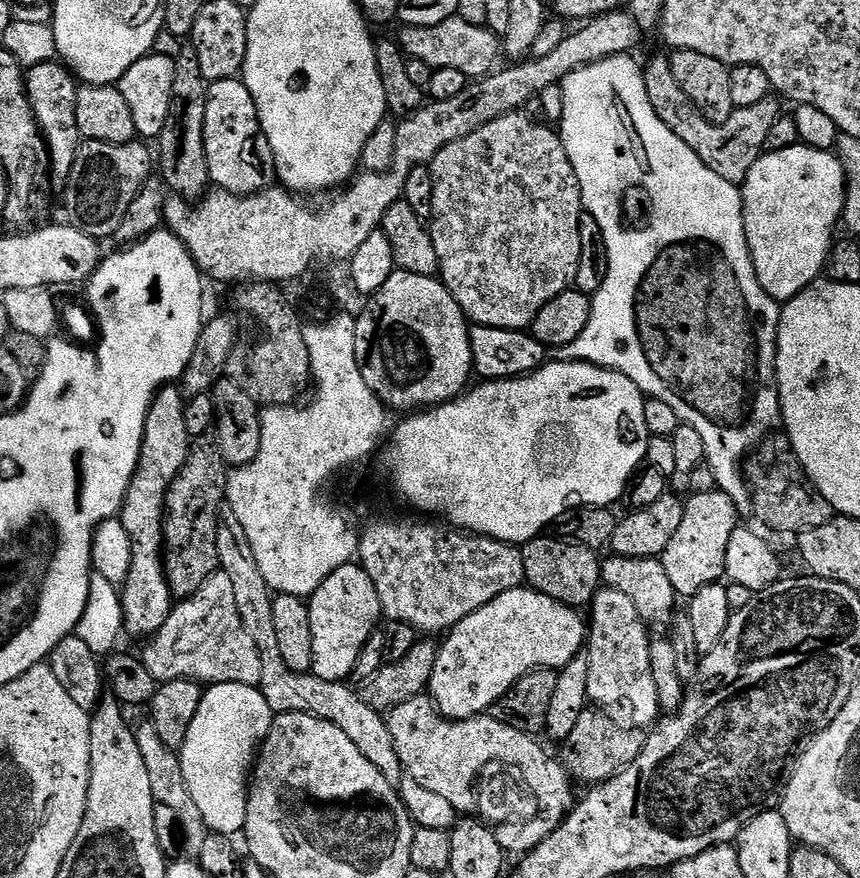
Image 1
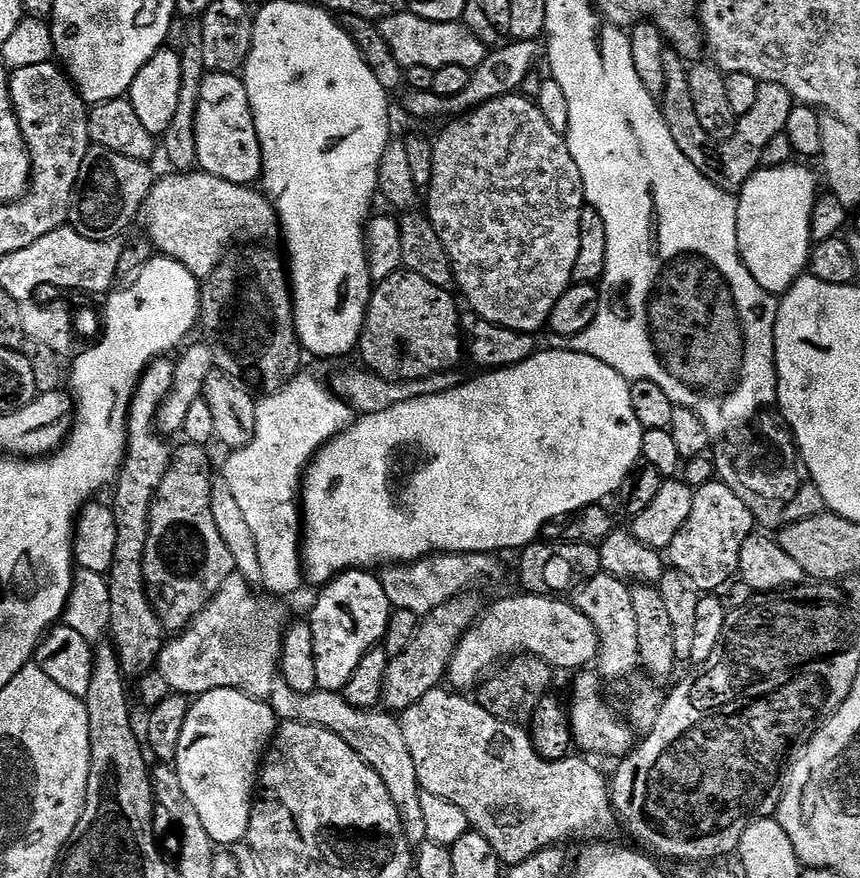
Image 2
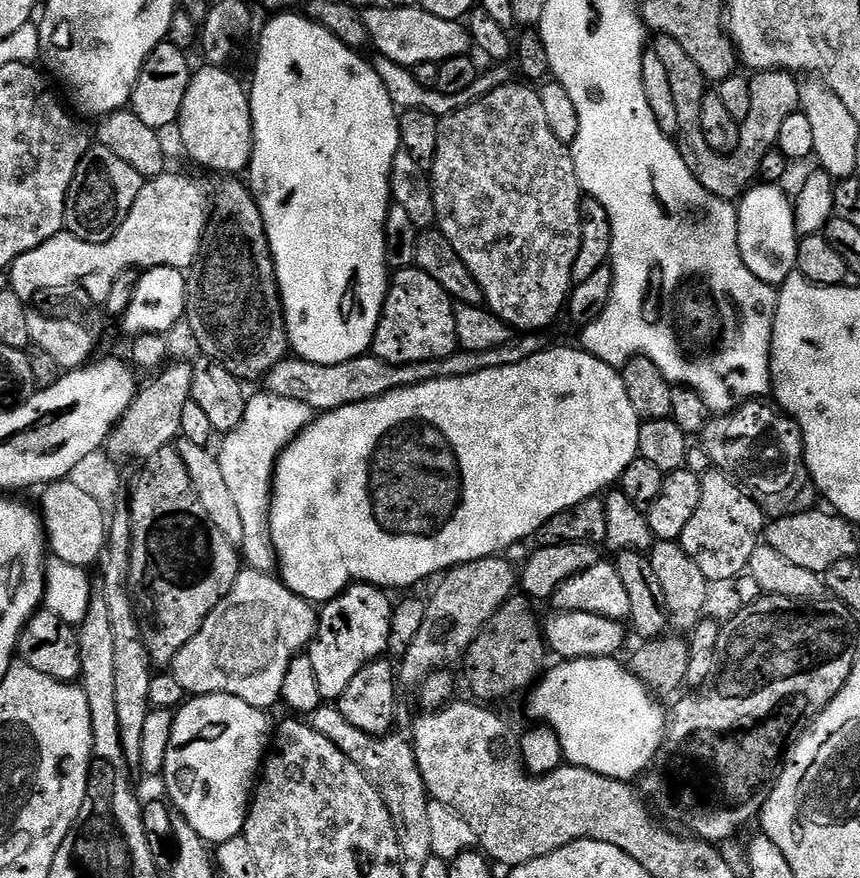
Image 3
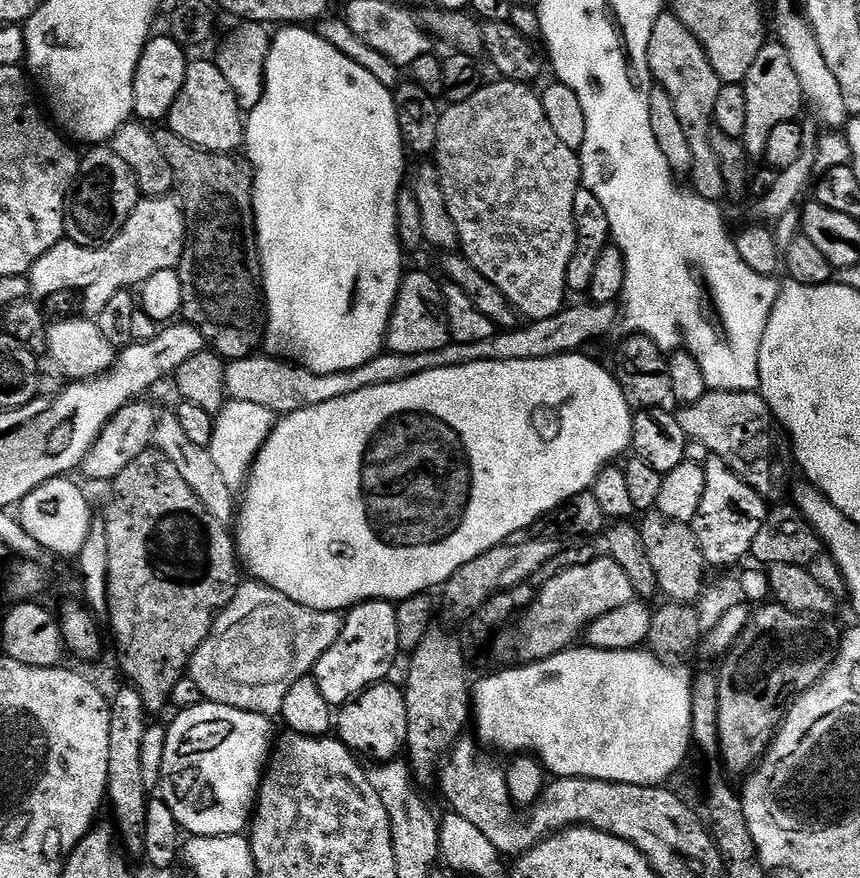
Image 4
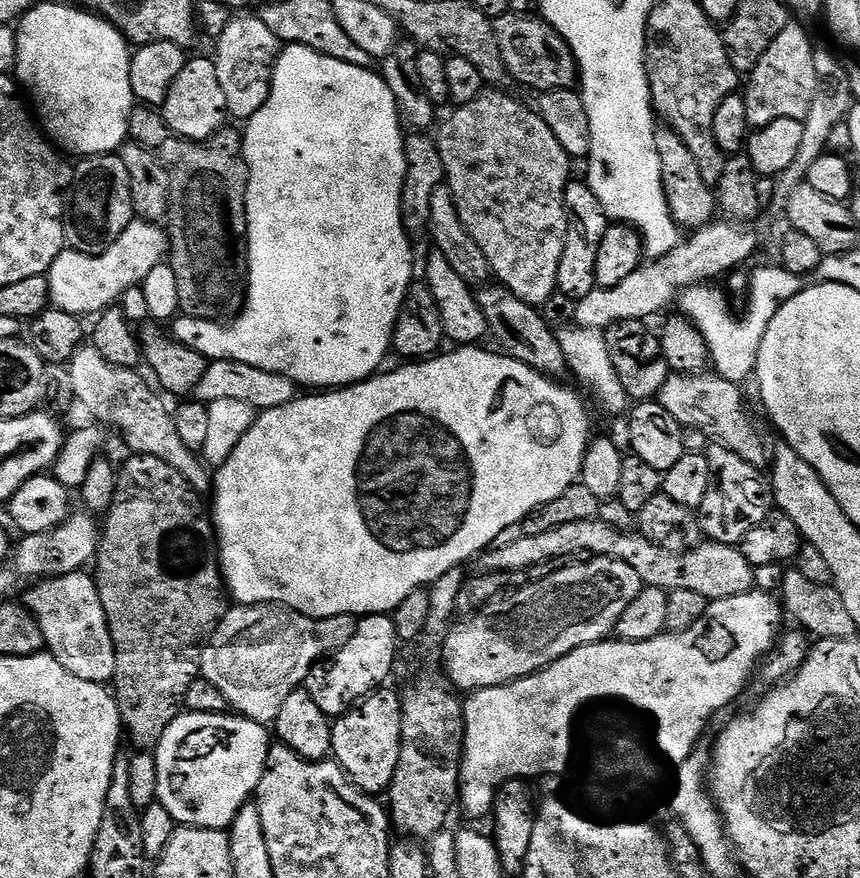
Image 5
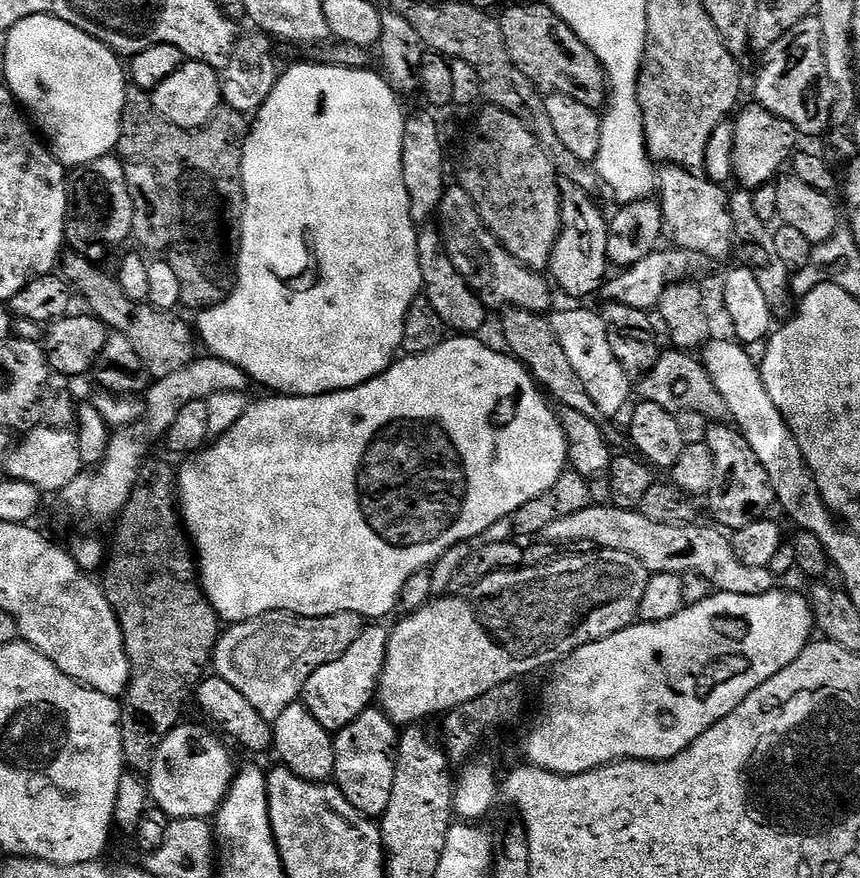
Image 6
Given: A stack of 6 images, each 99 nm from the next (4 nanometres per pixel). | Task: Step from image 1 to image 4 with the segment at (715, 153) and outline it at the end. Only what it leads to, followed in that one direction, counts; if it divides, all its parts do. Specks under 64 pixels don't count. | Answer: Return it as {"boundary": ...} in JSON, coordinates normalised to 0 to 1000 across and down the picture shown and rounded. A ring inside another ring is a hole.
{"boundary":[[[769,16],[760,25],[760,34],[756,34],[756,51],[752,54],[753,80],[759,92],[779,107],[780,115],[793,138],[798,157],[802,165],[805,194],[802,210],[807,218],[822,228],[841,229],[844,223],[838,191],[824,164],[824,148],[828,145],[830,120],[841,100],[835,84],[830,82],[815,50],[787,18]],[[906,48],[890,49],[888,56],[877,66],[877,75],[867,92],[870,133],[864,153],[865,170],[871,179],[887,179],[895,148],[915,137],[924,138],[926,128],[937,123],[933,97],[923,82],[919,64]]]}

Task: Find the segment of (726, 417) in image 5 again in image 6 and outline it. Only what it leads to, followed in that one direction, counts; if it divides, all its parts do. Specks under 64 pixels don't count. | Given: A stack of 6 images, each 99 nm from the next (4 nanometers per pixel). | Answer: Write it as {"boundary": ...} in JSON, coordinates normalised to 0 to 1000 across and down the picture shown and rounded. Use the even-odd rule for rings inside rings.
{"boundary":[[[769,400],[765,412],[760,412],[760,417],[753,424],[748,425],[743,433],[742,451],[744,456],[760,458],[785,470],[816,472],[826,481],[837,481],[847,474],[844,458],[841,457],[835,442],[827,434],[822,421],[808,404],[801,403],[799,400]]]}

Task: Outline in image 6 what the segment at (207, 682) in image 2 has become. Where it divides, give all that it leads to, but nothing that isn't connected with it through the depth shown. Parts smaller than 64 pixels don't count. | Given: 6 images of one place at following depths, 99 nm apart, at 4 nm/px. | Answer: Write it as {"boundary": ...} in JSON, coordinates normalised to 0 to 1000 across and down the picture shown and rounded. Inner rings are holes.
{"boundary":[[[336,697],[305,699],[262,714],[251,730],[245,755],[250,769],[263,772],[305,818],[315,822],[333,804],[350,796],[356,772],[360,772],[370,759],[402,745],[424,714],[424,703],[406,697],[383,702],[343,702]]]}

